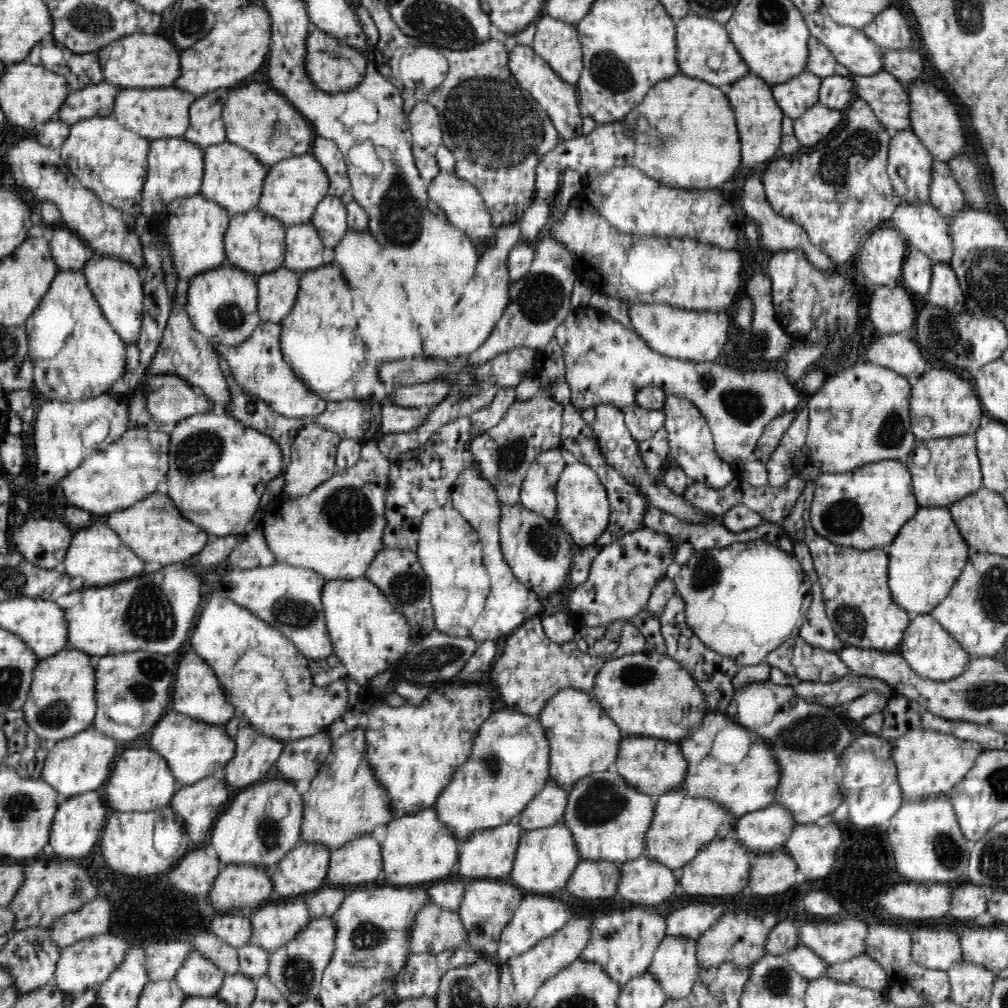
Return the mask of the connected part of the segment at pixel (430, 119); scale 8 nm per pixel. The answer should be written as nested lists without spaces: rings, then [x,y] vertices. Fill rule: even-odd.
[[[428,101],[416,102],[408,118],[413,143],[432,150],[443,143],[439,112],[433,104],[428,104]]]

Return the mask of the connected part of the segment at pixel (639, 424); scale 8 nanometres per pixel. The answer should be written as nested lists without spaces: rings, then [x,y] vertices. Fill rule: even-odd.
[[[634,406],[624,411],[625,424],[637,442],[652,439],[665,424],[663,410],[650,410]]]

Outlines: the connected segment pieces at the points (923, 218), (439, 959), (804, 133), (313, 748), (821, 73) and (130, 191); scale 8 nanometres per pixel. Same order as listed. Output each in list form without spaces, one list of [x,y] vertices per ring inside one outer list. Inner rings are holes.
[[[898,203],[890,224],[908,242],[936,263],[948,263],[953,244],[946,218],[931,203]]]
[[[468,948],[448,949],[436,955],[410,954],[392,982],[397,999],[435,997],[441,976],[448,969],[472,964],[478,956]]]
[[[814,103],[806,112],[793,119],[793,131],[804,147],[818,144],[841,121],[841,110]]]
[[[327,727],[318,734],[288,741],[276,759],[279,778],[288,782],[312,781],[326,764],[332,746]]]
[[[815,36],[808,39],[807,47],[809,53],[805,68],[810,73],[821,79],[832,75],[849,76],[849,70]]]
[[[112,116],[92,117],[69,126],[69,135],[59,151],[68,170],[101,202],[124,211],[131,218],[141,213],[141,196],[148,170],[148,139],[128,130]]]

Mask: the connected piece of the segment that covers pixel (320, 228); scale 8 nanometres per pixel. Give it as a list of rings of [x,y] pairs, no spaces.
[[[326,195],[317,205],[310,220],[322,242],[327,247],[334,247],[349,229],[347,210],[340,198]]]

